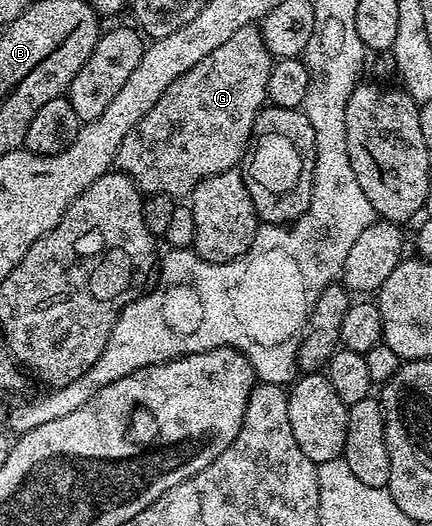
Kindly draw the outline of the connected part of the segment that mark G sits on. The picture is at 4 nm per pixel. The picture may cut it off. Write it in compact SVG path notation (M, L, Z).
M242 26L218 50L190 66L154 102L154 110L122 138L115 167L127 174L141 193L173 198L187 197L198 182L214 174L233 171L247 153L252 127L268 99L273 63L259 27Z

